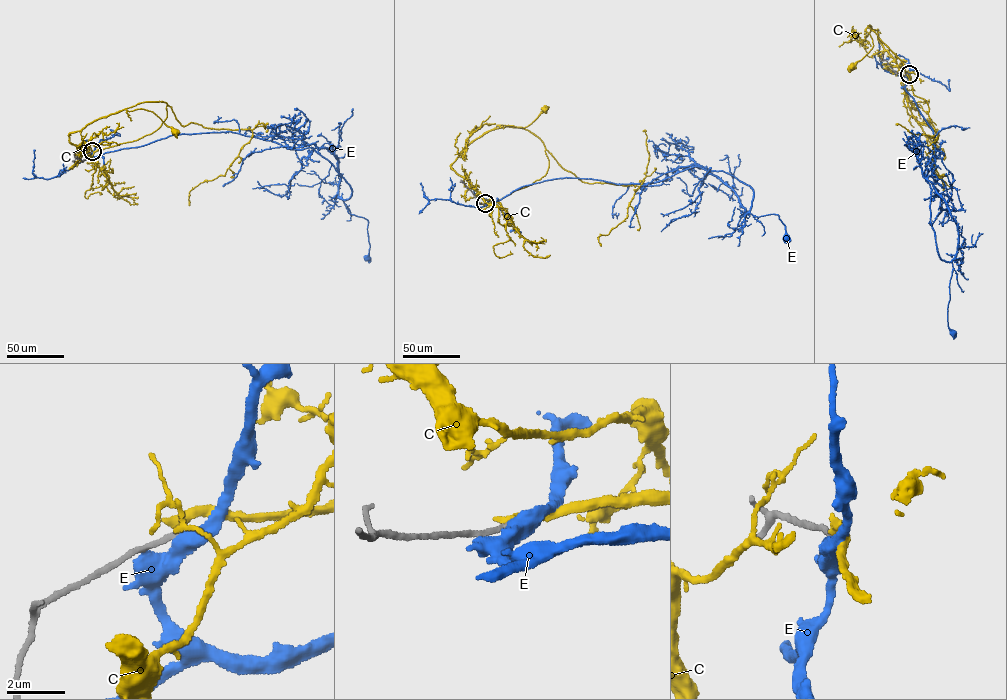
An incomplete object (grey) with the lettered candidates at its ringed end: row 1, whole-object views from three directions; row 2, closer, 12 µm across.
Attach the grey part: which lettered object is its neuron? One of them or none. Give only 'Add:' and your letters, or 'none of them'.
Add: none of them

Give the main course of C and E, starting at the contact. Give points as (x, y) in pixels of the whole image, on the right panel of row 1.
C: (909, 74), (910, 85), (900, 59), (867, 27), (873, 46), (852, 65)
E: (909, 74), (906, 91), (933, 133), (935, 159), (926, 180), (938, 255), (952, 263), (947, 321), (952, 331)

